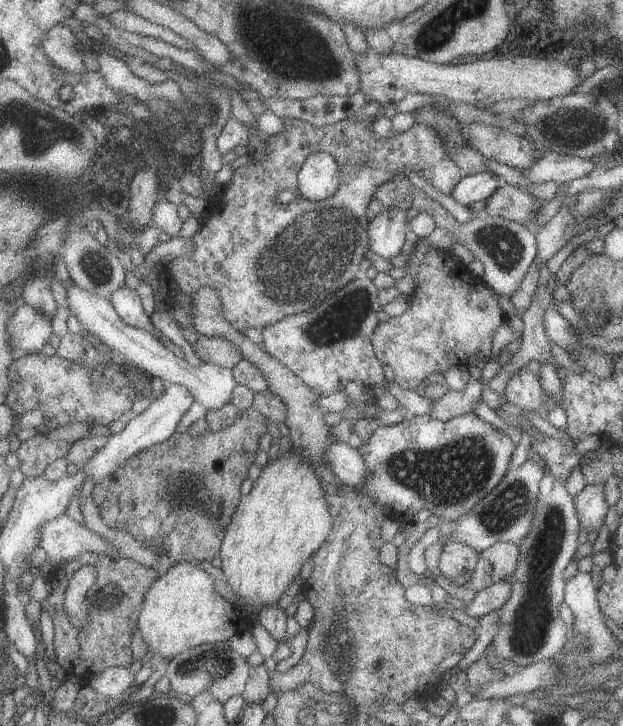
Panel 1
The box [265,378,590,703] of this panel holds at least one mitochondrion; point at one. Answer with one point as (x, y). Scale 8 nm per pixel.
(459, 471)

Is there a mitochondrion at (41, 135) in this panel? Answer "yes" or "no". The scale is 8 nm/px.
yes

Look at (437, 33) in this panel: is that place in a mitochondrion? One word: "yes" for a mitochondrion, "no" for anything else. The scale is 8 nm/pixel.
yes

